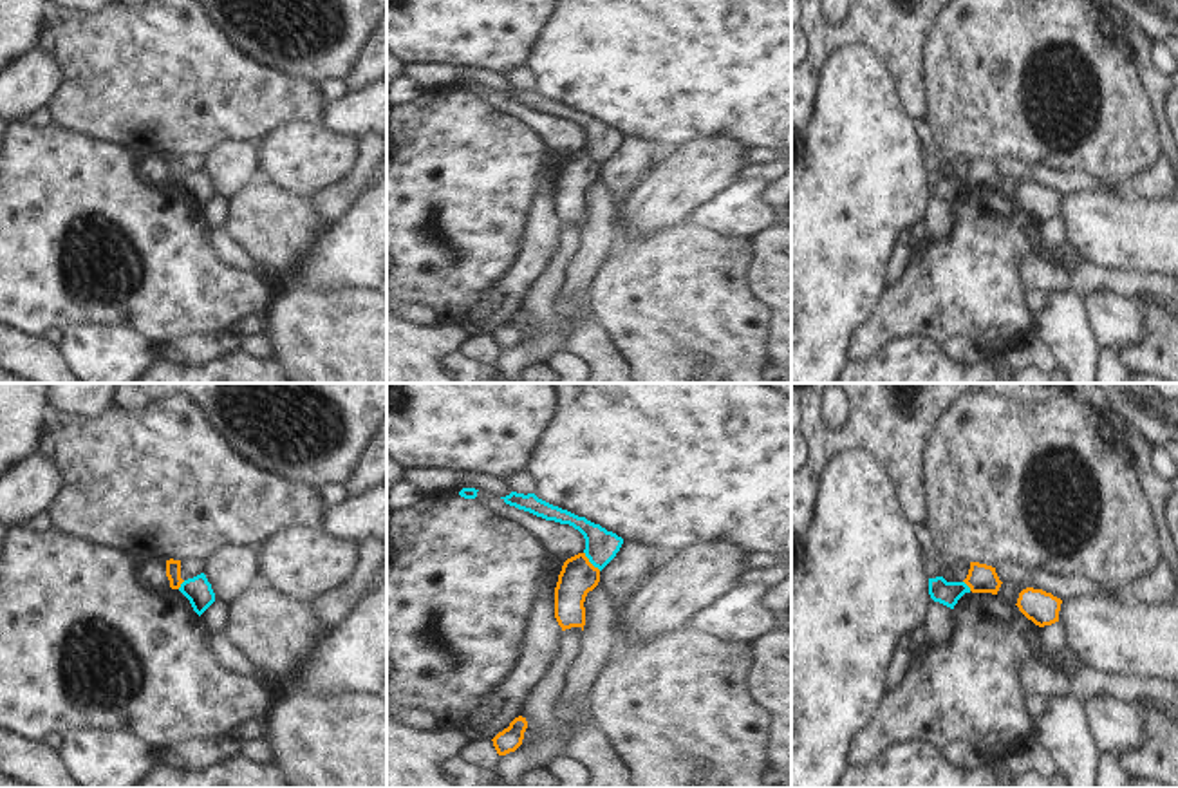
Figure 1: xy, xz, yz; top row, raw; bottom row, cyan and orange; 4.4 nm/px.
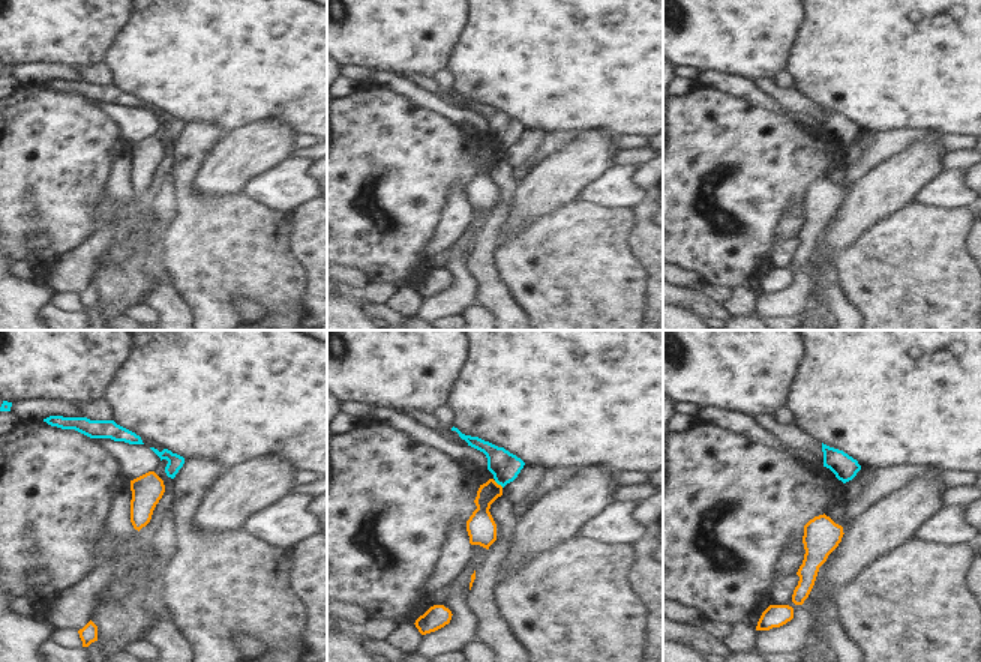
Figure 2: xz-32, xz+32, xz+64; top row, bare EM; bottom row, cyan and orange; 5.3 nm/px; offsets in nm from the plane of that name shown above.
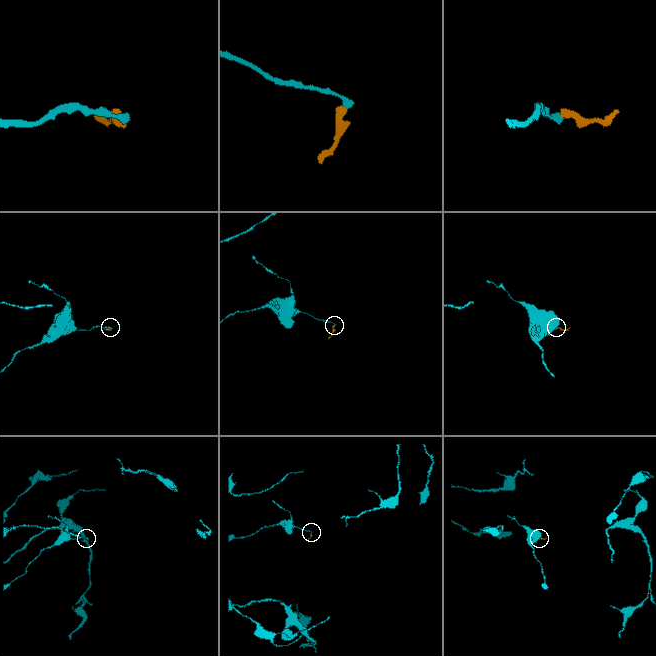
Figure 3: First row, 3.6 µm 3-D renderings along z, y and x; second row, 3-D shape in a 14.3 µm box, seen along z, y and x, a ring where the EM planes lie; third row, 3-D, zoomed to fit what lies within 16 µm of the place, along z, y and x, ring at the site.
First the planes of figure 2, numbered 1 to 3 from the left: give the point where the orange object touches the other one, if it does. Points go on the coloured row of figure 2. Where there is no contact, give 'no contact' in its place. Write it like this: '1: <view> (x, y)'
1: no contact
2: xz+32 (498, 484)
3: no contact

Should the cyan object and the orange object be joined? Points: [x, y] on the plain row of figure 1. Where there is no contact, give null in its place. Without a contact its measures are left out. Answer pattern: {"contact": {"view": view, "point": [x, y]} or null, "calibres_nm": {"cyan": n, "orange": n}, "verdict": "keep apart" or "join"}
{"contact": {"view": "xz", "point": [591, 158]}, "calibres_nm": {"cyan": 140, "orange": 160}, "verdict": "keep apart"}

